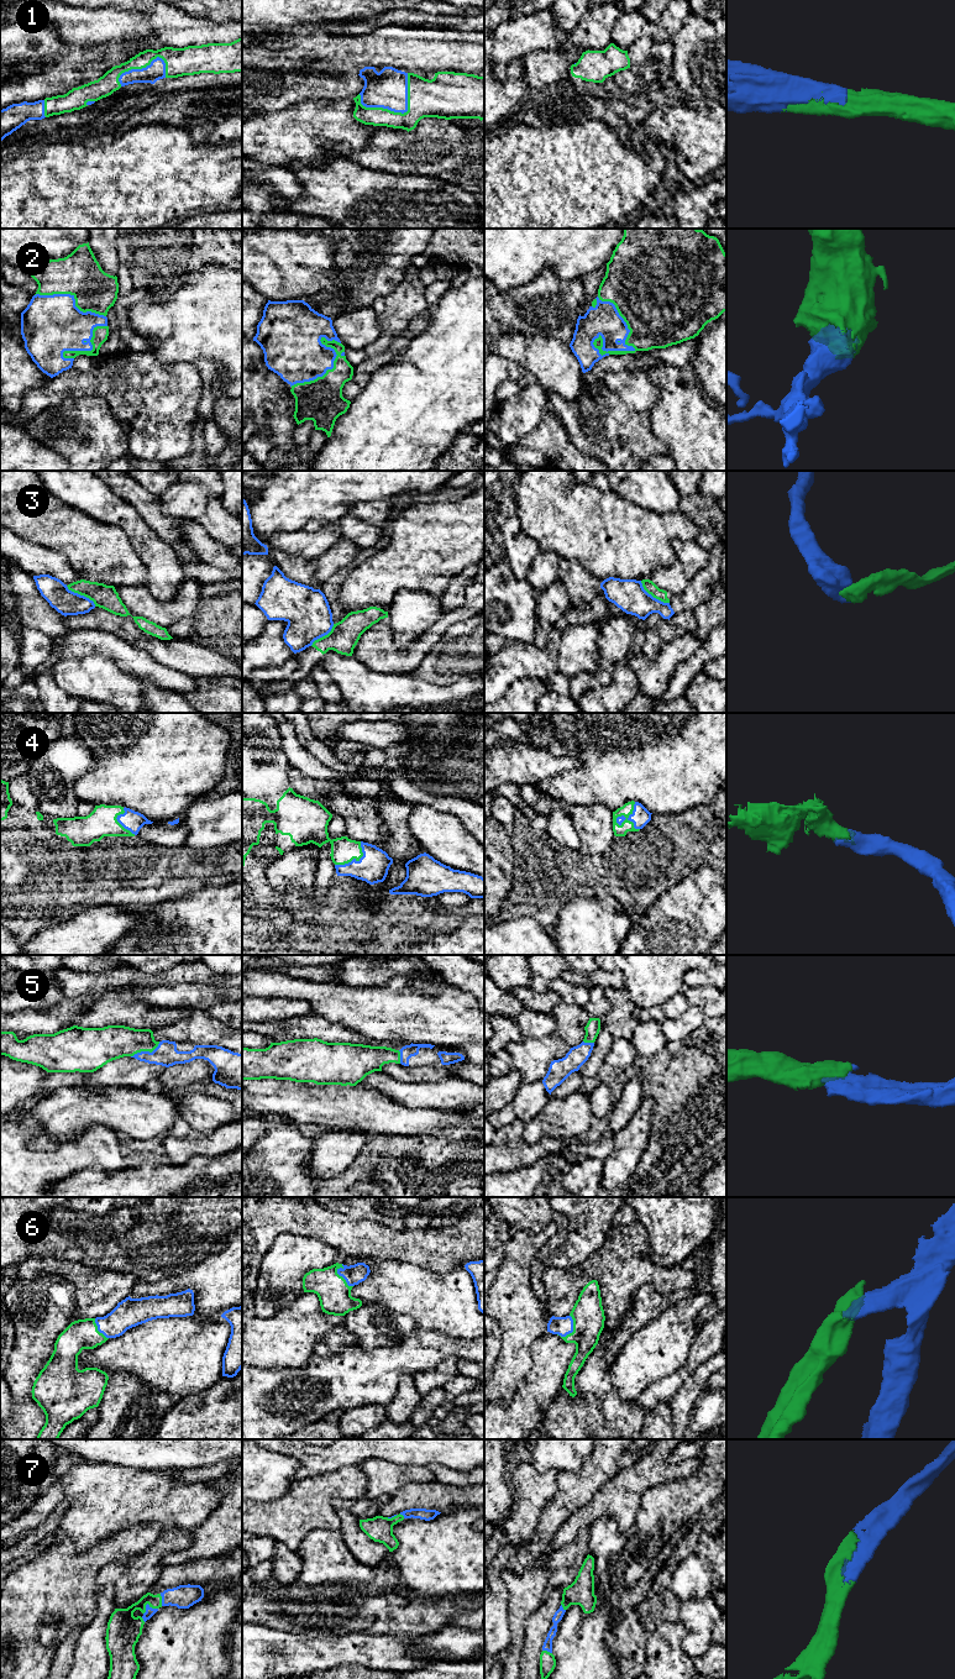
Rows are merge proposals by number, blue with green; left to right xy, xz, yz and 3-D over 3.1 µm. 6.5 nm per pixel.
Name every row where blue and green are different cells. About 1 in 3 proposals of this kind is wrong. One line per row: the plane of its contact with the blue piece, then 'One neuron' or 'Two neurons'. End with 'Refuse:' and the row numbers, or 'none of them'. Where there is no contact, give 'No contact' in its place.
1: Touches blue in xz. One neuron
2: Touches blue in yz. One neuron
3: Touches blue in yz. Two neurons
4: Touches blue in yz. One neuron
5: Touches blue in xy. One neuron
6: Touches blue in xz. One neuron
7: Touches blue in xy. One neuron
Refuse: 3

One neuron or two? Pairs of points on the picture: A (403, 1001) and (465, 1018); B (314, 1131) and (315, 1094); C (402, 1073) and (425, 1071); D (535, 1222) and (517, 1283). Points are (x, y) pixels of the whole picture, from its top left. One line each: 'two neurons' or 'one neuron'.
A: one neuron
B: two neurons
C: one neuron
D: two neurons

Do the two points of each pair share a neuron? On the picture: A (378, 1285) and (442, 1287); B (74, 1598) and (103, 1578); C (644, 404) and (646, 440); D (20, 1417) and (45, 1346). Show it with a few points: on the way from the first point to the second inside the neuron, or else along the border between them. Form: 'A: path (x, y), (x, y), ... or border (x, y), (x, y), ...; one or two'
A: path (394, 1285), (402, 1287), (426, 1287); one
B: border (114, 1561), (99, 1572), (96, 1594); two
C: border (619, 397), (630, 408), (646, 413); two
D: path (21, 1400), (21, 1371), (27, 1363); one

